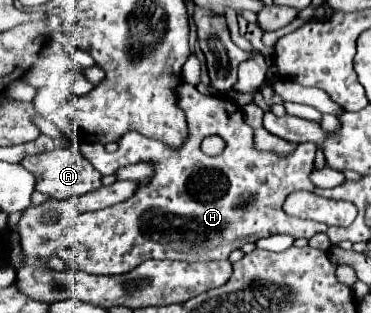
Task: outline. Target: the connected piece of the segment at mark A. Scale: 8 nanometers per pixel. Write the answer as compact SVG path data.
M62 147L62 149L54 149L50 153L40 153L40 155L32 155L32 157L24 157L22 159L22 167L28 169L30 173L34 173L34 177L38 179L38 191L52 197L52 199L70 199L70 197L80 197L86 195L90 191L96 191L102 187L102 175L94 169L94 165L84 159L84 155L80 153L78 147Z

